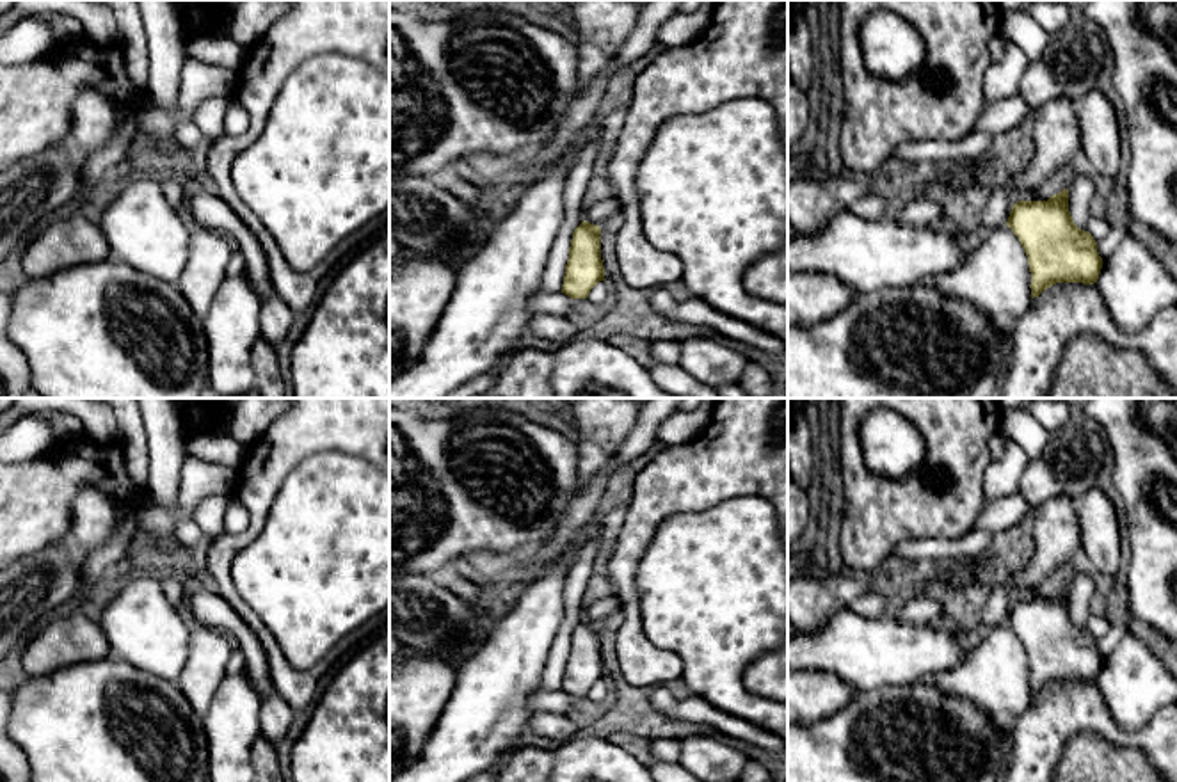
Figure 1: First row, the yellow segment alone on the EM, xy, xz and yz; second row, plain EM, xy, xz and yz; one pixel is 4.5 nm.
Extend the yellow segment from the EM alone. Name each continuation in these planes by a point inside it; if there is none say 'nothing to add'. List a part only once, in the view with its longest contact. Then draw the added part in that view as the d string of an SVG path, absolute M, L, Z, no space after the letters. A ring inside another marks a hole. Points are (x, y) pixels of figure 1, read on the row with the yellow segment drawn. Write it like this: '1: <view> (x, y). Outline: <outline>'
nothing to add

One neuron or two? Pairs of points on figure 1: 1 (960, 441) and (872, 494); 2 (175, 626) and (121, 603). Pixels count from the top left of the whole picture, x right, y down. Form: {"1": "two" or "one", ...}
{"1": "one", "2": "one"}

